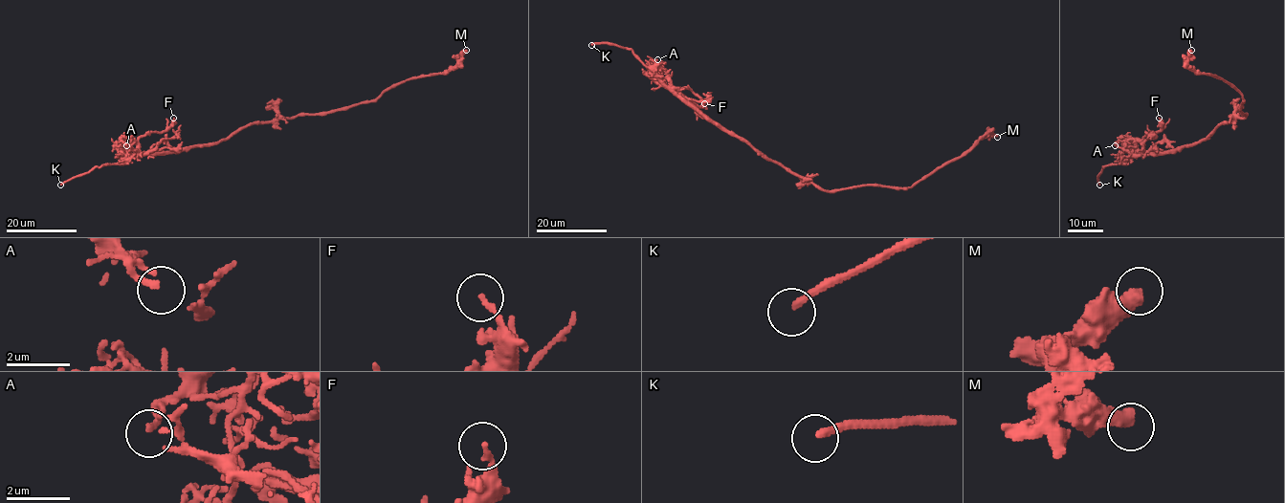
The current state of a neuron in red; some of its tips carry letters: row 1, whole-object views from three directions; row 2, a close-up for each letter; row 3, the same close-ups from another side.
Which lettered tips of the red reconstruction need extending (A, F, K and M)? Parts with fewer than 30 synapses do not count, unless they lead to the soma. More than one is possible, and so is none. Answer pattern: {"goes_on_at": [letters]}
{"goes_on_at": ["K"]}

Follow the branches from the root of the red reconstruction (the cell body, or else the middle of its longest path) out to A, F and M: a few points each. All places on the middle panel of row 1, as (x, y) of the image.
A: (787, 171), (680, 99), (664, 83), (654, 65), (657, 59)
F: (787, 171), (713, 124), (669, 89), (697, 105), (704, 103)
M: (787, 171), (806, 177), (829, 191), (866, 185), (910, 187), (963, 156), (986, 133), (997, 137)

